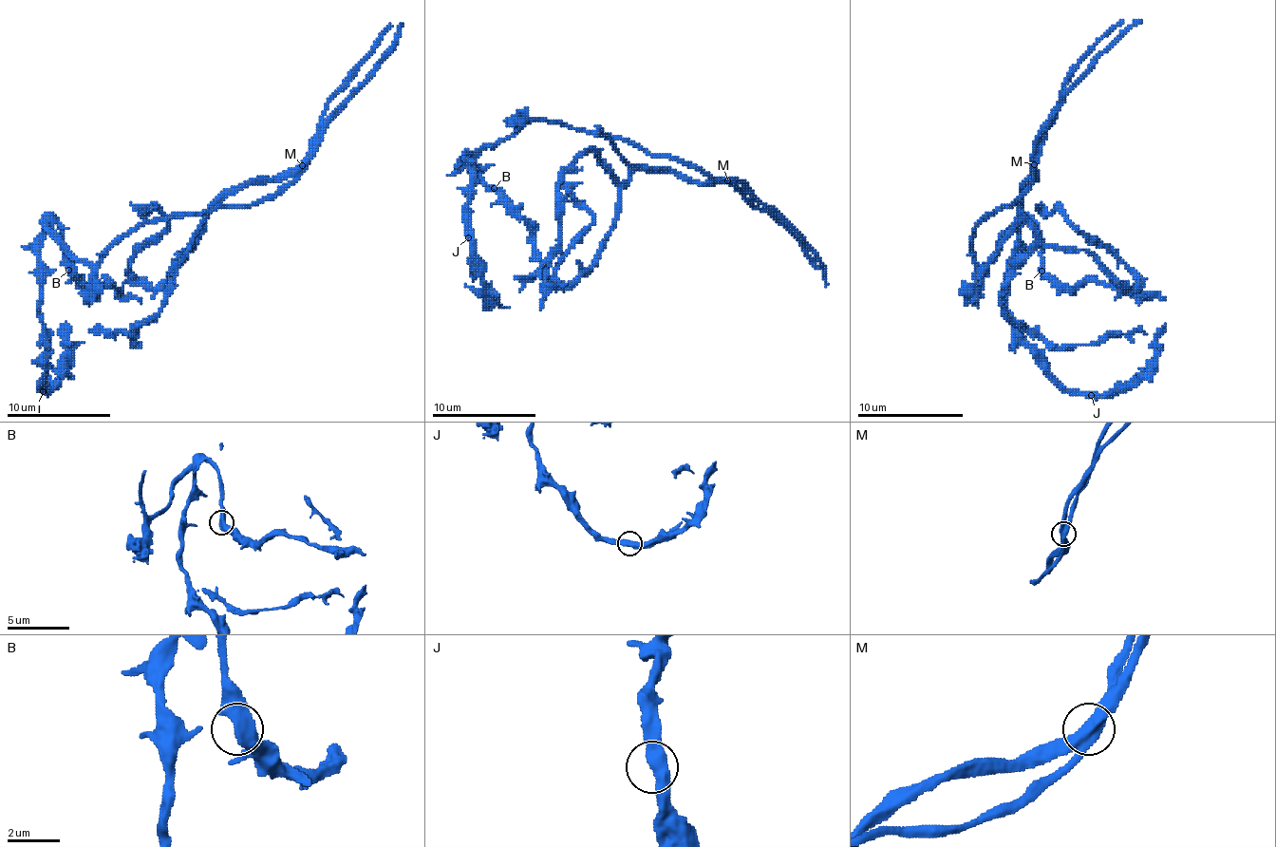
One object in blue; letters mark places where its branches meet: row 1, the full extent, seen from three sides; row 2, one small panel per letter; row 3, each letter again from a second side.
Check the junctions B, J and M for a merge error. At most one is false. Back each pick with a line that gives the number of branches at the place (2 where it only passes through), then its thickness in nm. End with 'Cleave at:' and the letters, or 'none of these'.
M: branches 2; calibre 500 nm
Cleave at: M

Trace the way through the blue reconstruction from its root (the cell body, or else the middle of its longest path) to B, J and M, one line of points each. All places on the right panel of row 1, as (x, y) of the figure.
B: (994, 213), (975, 229), (972, 257), (985, 266), (996, 254), (996, 244), (1028, 218), (1039, 229), (1041, 271)
J: (994, 213), (975, 229), (972, 257), (985, 266), (1018, 231), (1006, 287), (1012, 331), (1067, 389), (1091, 395)
M: (994, 213), (1006, 207), (1030, 183), (1033, 165)

